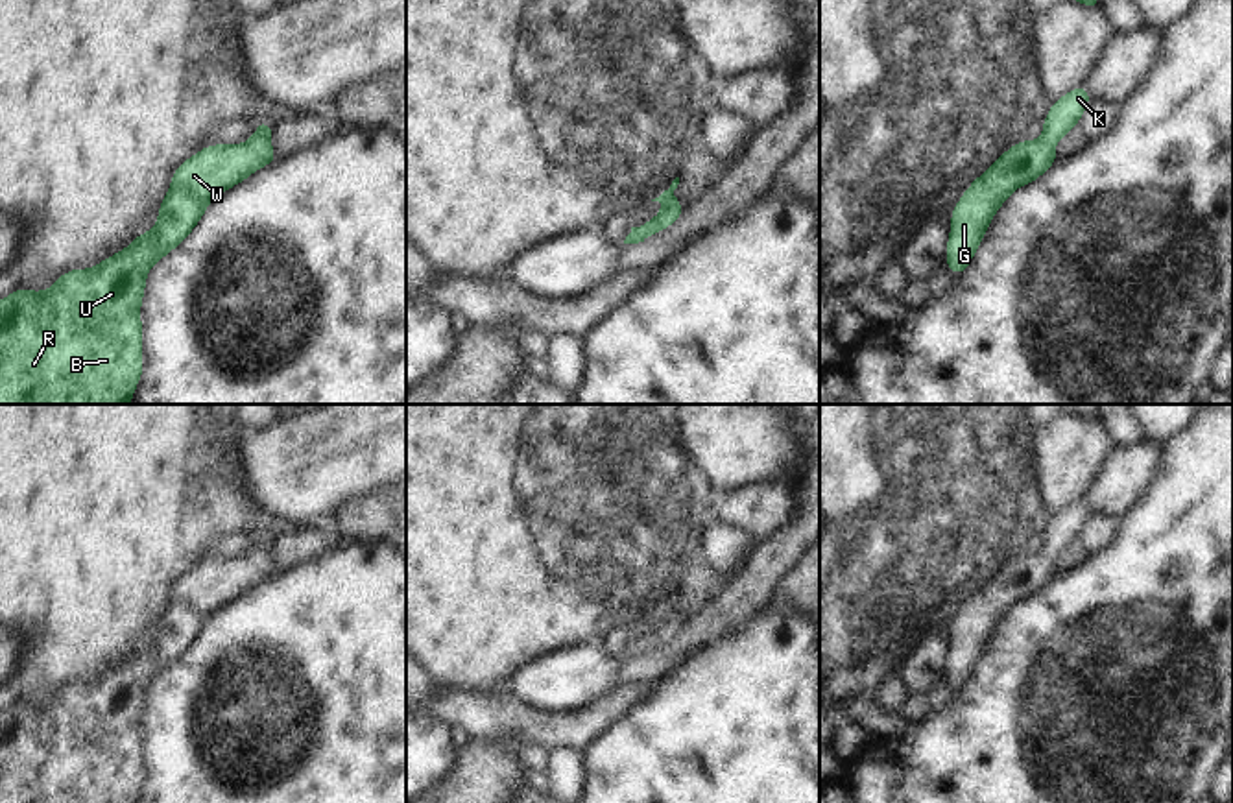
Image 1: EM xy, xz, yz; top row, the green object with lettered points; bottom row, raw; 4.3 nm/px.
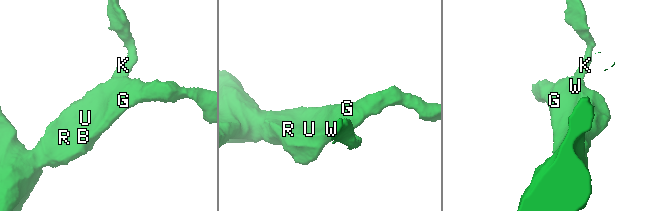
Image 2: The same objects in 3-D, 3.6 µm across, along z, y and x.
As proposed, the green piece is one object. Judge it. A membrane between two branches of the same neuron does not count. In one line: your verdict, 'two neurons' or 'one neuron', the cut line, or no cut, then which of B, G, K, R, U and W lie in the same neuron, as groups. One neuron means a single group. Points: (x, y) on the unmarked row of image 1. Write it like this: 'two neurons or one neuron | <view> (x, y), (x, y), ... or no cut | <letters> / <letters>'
one neuron | no cut | B G K R U W

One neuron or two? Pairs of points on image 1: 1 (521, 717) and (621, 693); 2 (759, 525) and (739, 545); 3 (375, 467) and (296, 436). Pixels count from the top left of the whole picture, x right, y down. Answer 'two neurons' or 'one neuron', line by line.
1: one neuron
2: two neurons
3: one neuron

